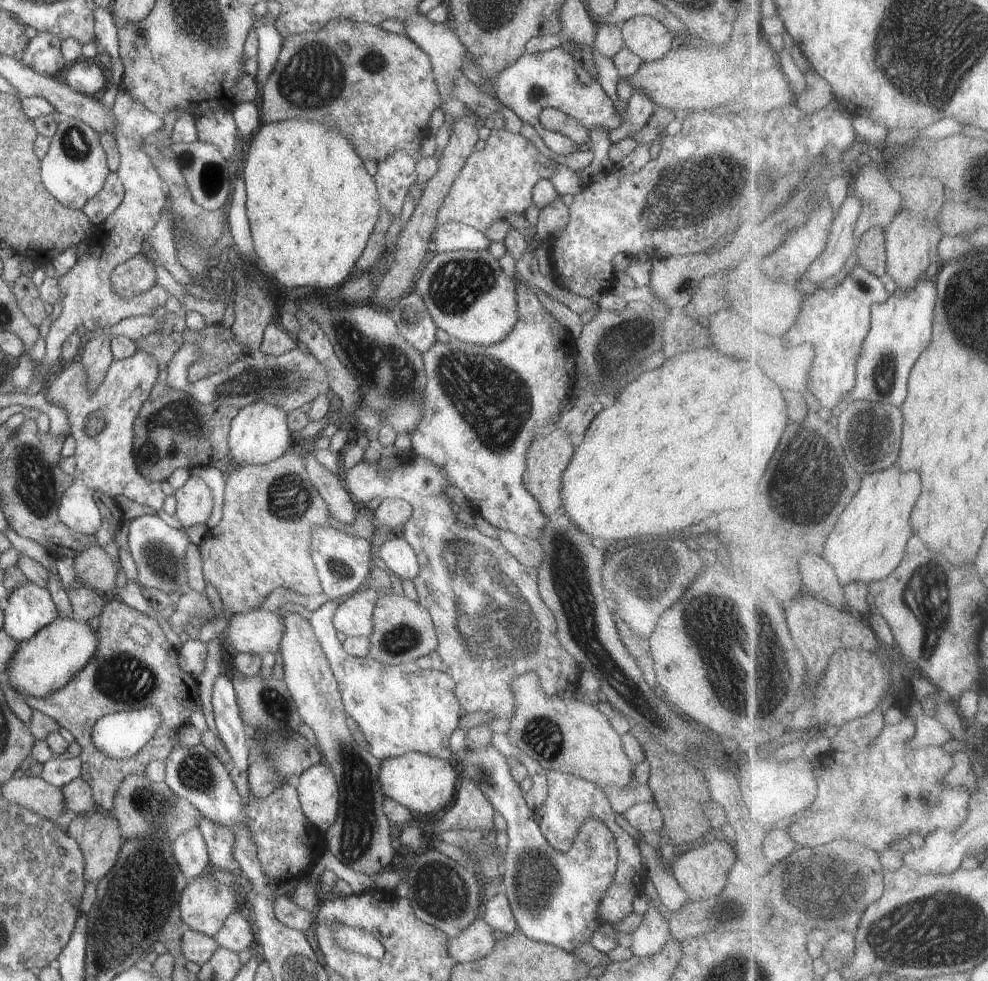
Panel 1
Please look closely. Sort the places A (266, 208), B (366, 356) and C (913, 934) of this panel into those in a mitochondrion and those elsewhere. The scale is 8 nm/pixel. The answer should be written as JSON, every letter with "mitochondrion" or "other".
{"A":"other","B":"mitochondrion","C":"mitochondrion"}

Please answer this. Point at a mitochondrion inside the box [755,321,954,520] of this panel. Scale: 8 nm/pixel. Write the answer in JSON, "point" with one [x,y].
{"point":[802,500]}

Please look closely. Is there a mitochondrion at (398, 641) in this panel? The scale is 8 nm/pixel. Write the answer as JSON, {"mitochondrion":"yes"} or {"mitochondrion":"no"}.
{"mitochondrion":"yes"}

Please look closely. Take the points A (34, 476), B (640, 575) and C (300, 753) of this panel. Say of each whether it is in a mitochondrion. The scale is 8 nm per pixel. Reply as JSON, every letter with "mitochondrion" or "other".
{"A":"mitochondrion","B":"mitochondrion","C":"mitochondrion"}

